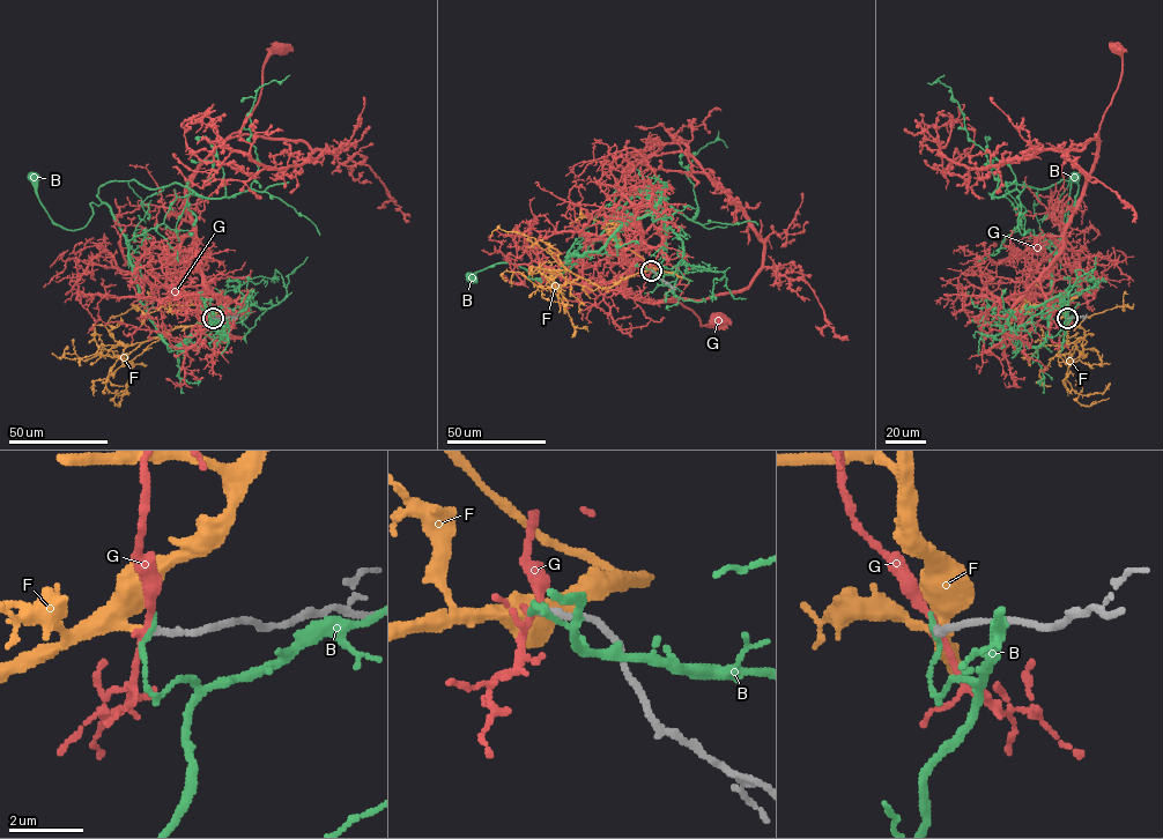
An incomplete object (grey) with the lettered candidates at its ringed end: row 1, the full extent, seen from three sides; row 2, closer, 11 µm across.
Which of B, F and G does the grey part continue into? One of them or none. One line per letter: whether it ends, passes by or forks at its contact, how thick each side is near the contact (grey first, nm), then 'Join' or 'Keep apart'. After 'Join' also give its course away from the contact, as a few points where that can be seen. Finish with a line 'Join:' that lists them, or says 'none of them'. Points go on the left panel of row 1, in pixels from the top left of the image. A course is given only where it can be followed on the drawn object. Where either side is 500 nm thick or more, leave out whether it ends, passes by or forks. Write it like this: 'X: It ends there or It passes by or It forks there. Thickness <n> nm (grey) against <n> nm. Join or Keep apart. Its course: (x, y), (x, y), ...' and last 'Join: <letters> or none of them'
B: It ends there. Thickness 200 nm (grey) against 140 nm. Keep apart
F: It ends there. Thickness 200 nm (grey) against 240 nm. Join. Its course: (213, 318), (176, 327), (161, 338), (120, 344), (110, 335), (113, 327), (109, 320), (143, 305), (150, 294)
G: It passes by. Thickness 200 nm (grey) against 180 nm. Keep apart
Join: F

